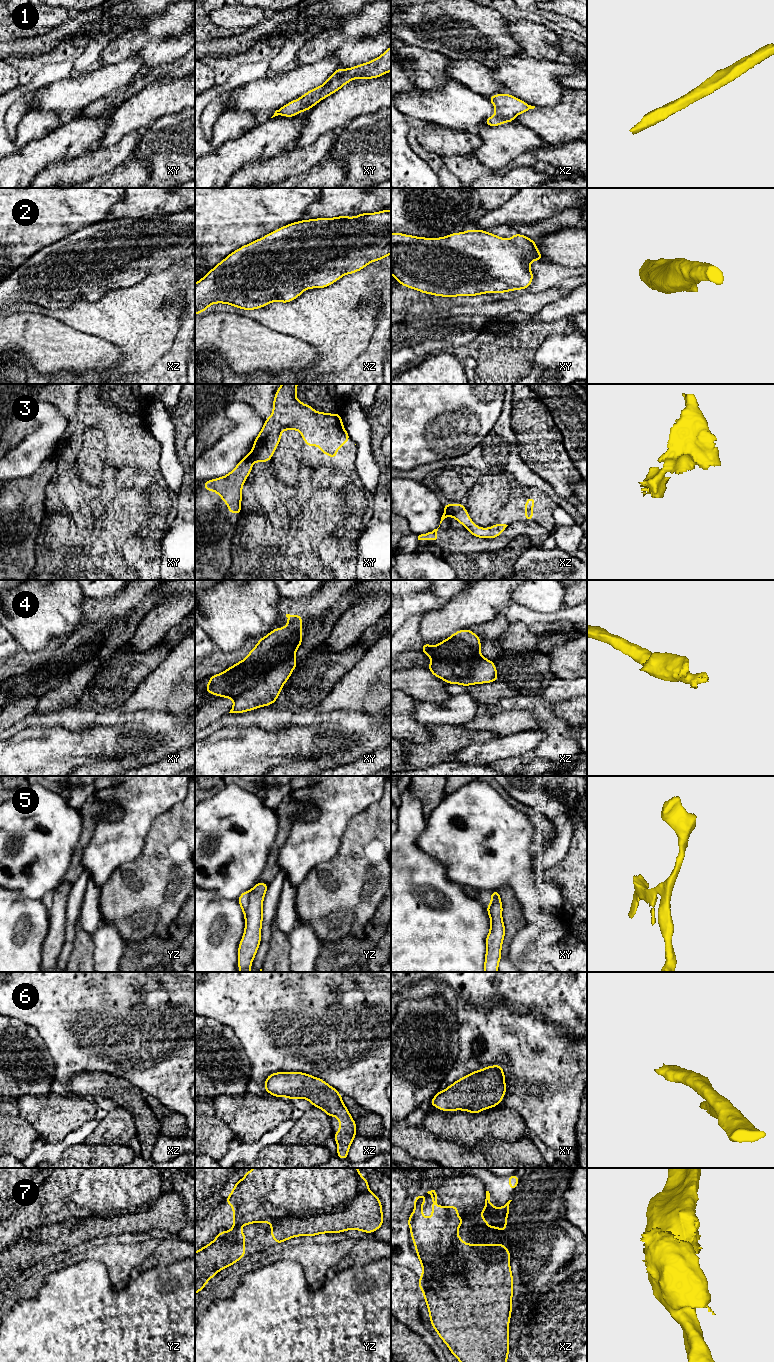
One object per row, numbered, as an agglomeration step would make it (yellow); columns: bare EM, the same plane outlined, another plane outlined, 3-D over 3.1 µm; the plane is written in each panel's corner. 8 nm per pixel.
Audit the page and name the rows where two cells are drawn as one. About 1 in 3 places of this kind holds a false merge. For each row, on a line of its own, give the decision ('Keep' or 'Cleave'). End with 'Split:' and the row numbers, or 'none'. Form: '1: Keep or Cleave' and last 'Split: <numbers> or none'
1: Keep
2: Keep
3: Cleave
4: Keep
5: Cleave
6: Keep
7: Cleave
Split: 3, 5, 7

